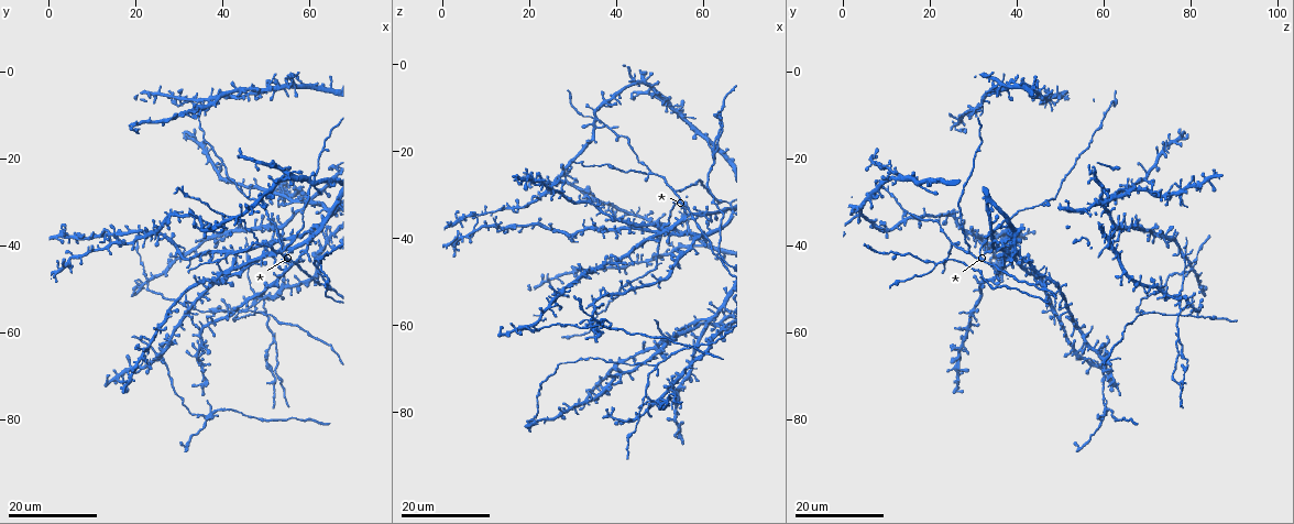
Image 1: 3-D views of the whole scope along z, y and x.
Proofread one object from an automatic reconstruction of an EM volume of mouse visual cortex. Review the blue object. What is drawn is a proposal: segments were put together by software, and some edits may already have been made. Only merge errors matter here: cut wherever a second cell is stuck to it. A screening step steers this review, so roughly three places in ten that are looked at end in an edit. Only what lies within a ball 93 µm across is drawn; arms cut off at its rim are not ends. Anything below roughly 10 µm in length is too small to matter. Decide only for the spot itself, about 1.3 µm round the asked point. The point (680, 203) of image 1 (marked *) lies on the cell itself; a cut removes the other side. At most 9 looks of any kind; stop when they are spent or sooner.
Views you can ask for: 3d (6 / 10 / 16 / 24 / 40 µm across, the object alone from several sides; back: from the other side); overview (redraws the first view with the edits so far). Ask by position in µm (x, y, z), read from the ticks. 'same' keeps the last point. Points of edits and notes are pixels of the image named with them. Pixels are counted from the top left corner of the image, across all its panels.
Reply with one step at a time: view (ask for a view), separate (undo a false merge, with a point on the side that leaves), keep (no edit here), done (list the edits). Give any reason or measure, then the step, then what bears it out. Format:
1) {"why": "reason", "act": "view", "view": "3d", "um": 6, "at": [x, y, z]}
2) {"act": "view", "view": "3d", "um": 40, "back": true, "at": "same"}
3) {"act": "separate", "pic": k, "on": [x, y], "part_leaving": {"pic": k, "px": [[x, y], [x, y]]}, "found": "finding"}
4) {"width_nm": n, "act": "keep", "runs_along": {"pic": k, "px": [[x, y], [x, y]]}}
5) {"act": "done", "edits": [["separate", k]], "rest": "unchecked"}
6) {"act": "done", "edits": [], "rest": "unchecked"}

{"why": "arms part here", "act": "view", "view": "3d", "um": 24, "at": [53.5, 41.5, 29.0]}

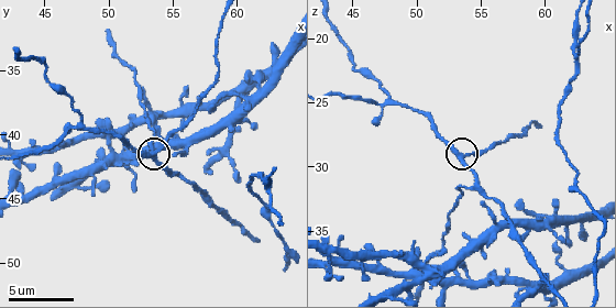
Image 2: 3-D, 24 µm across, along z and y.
{"act": "view", "view": "3d", "um": 6, "at": [53.4, 41.6, 29.2]}

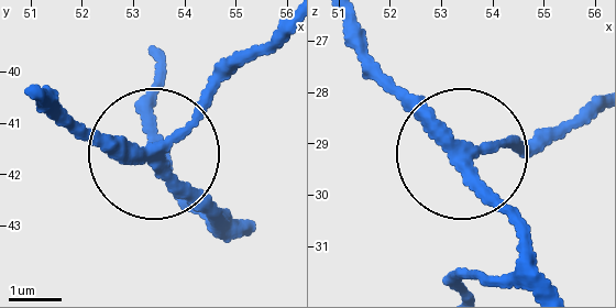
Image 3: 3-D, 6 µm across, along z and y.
{"width_nm": 250, "act": "keep", "found": "all the same cell"}

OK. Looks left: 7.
{"why": "thin arm on a thick one", "act": "view", "view": "3d", "um": 16, "at": [62.2, 44.0, 21.4]}

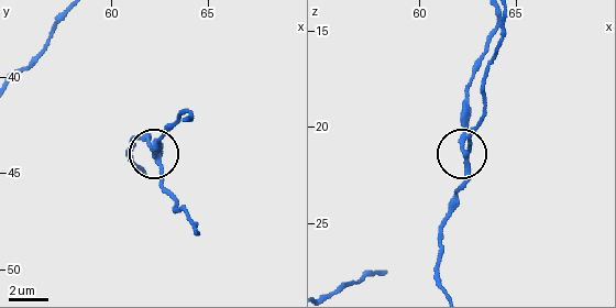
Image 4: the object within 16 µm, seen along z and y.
{"side_arm_um": 14, "act": "keep", "runs_along": {"pic": 4, "px": [[443, 286], [437, 237], [466, 173], [469, 133], [480, 120]]}, "found": "one cell here"}

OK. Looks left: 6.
{"why": "looks like a crossing", "act": "view", "view": "3d", "um": 24, "at": [24.5, 66.0, 56.5]}

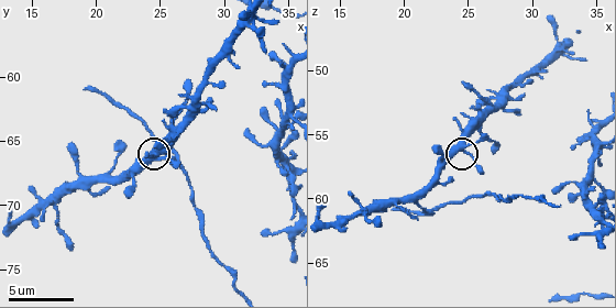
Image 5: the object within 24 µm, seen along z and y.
{"act": "view", "view": "3d", "um": 6, "at": "same"}

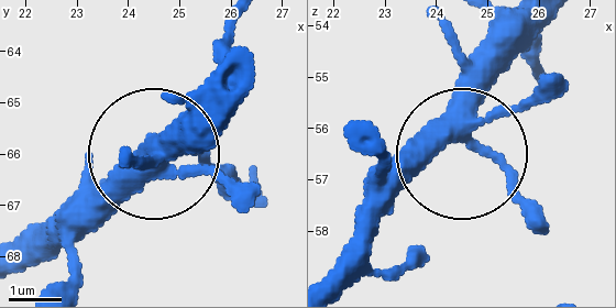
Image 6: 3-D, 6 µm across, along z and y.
{"side_arm_um": 18, "act": "keep", "runs_along": {"pic": 6, "px": [[223, 84], [69, 237]]}, "found": "one cell here"}

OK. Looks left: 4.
{"why": "four-way junction", "act": "view", "view": "3d", "um": 16, "at": [13.0, 38.5, 37.5]}

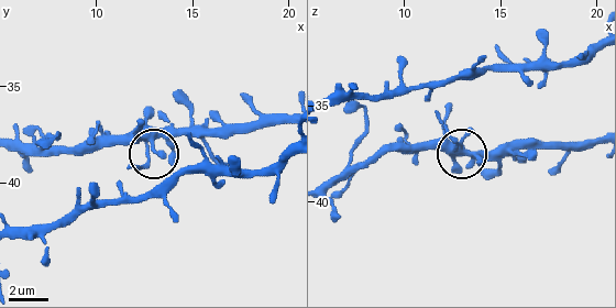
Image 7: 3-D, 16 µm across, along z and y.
{"act": "view", "view": "3d", "um": 6, "at": [12.8, 38.1, 37.1]}

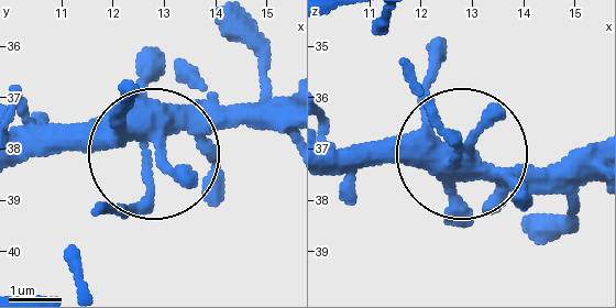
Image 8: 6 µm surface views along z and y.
{"why": "from behind", "act": "view", "view": "3d", "um": 6, "back": true, "at": [12.70, 38.20, 37.20]}

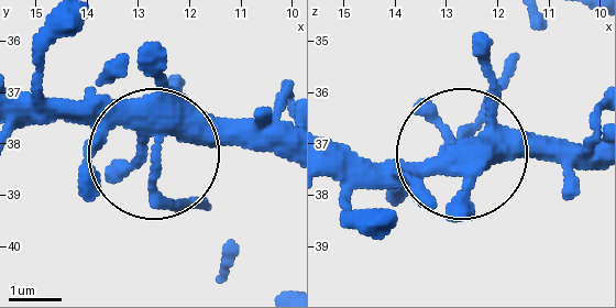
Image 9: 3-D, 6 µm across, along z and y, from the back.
{"side_arm_um": 15, "arms": 4, "act": "keep", "found": "one cell here"}

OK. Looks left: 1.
{"act": "done", "edits": [], "rest": "unchecked"}

